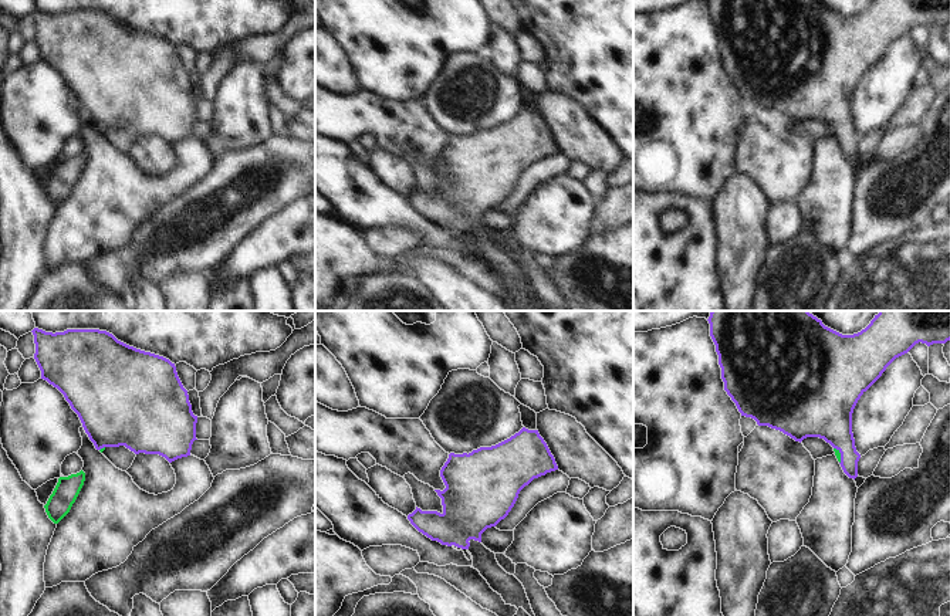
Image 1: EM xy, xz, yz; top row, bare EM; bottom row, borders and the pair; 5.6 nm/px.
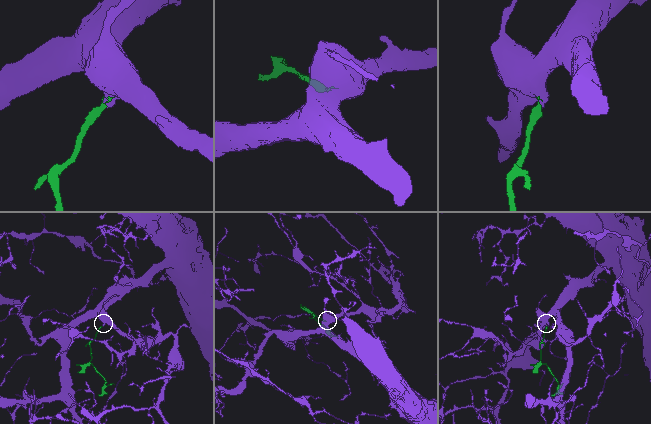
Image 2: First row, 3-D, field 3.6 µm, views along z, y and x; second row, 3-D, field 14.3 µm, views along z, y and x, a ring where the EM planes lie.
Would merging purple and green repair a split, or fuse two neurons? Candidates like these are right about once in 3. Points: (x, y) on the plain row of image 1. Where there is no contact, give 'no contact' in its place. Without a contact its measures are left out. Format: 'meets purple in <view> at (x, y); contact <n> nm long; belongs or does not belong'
meets purple in yz at (841, 138); contact 100 nm long; belongs

